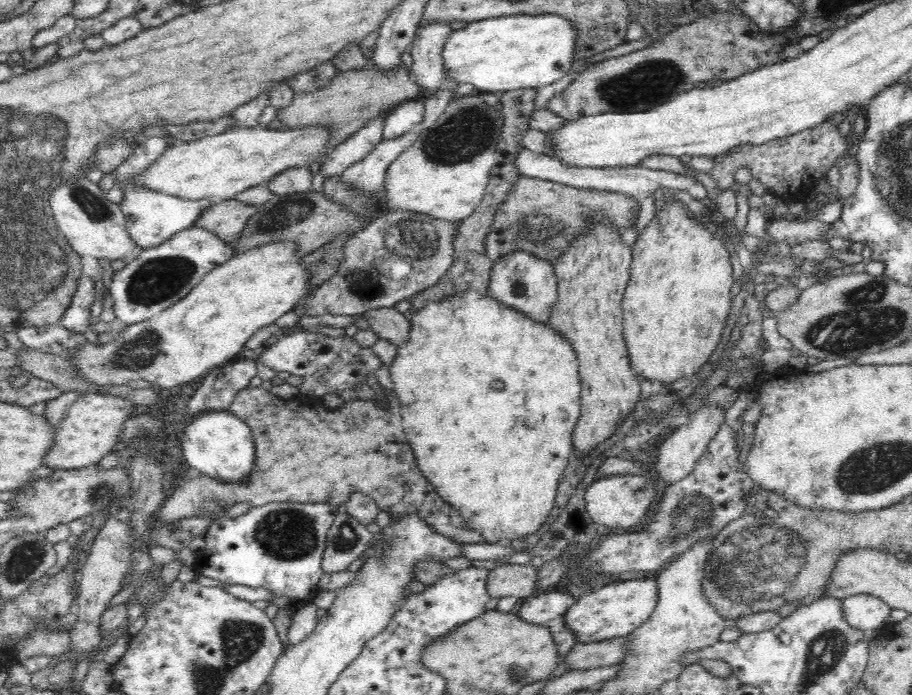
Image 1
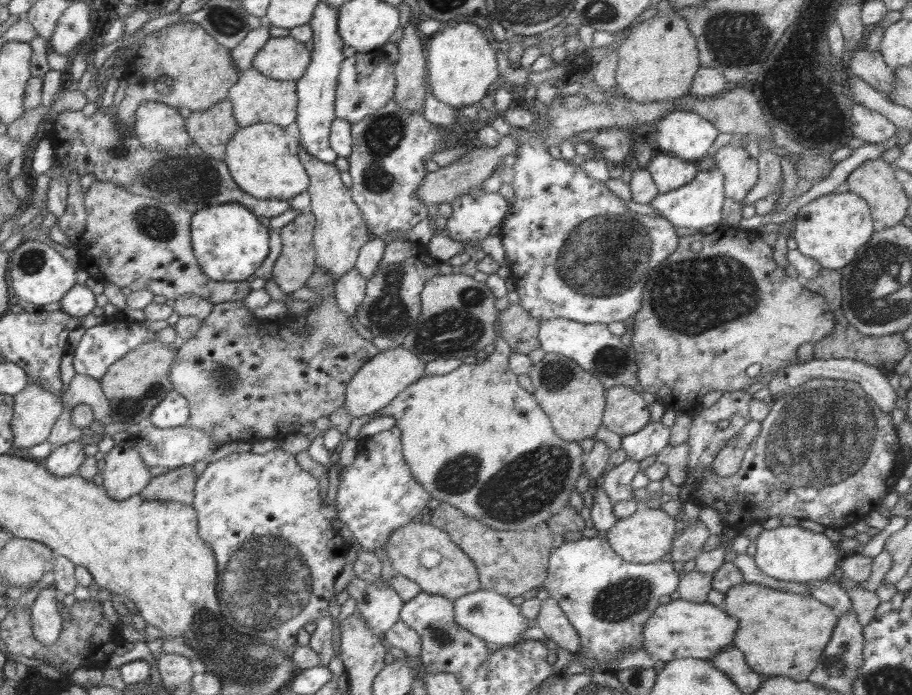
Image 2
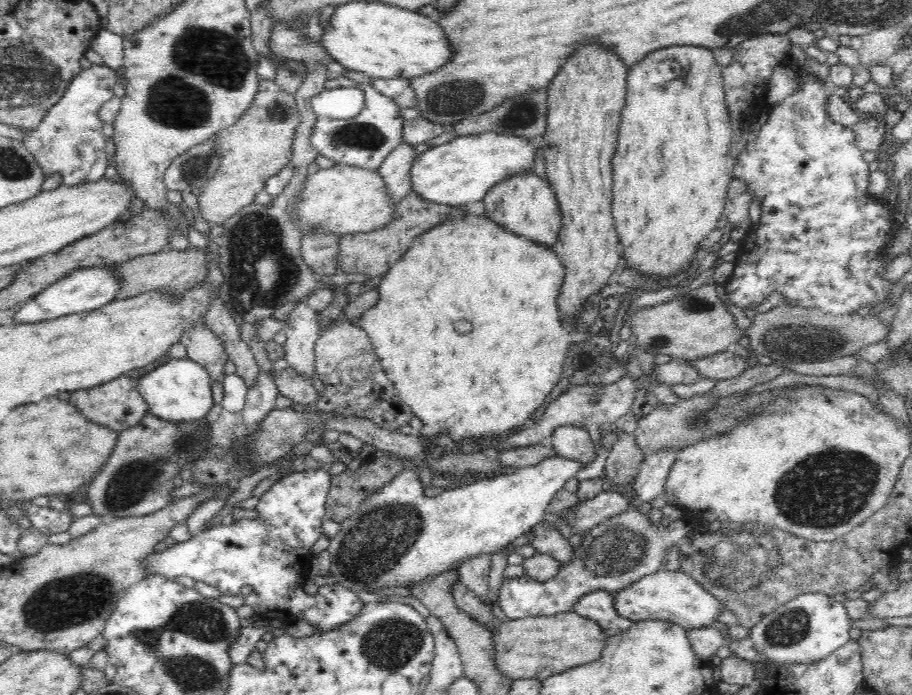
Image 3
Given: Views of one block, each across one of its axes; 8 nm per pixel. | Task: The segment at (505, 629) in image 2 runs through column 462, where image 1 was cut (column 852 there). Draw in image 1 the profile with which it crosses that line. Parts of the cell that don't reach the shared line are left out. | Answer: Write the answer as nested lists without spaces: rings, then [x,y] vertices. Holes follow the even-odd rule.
[[[865,594],[847,596],[841,601],[844,621],[870,635],[883,627],[892,610],[882,599]]]

